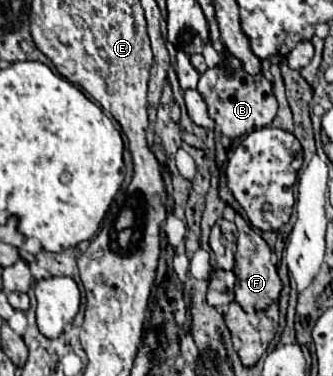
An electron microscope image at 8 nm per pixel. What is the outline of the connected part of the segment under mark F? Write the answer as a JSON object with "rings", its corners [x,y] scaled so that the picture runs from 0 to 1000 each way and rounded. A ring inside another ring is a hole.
{"rings":[[[709,569],[709,606],[715,606],[715,665],[709,665],[709,803],[733,819],[733,830],[781,830],[805,819],[817,803],[835,803],[841,777],[847,777],[847,745],[829,723],[829,707],[817,702],[817,665],[793,644],[793,633],[727,580]],[[715,670],[721,686],[715,691]]]}

